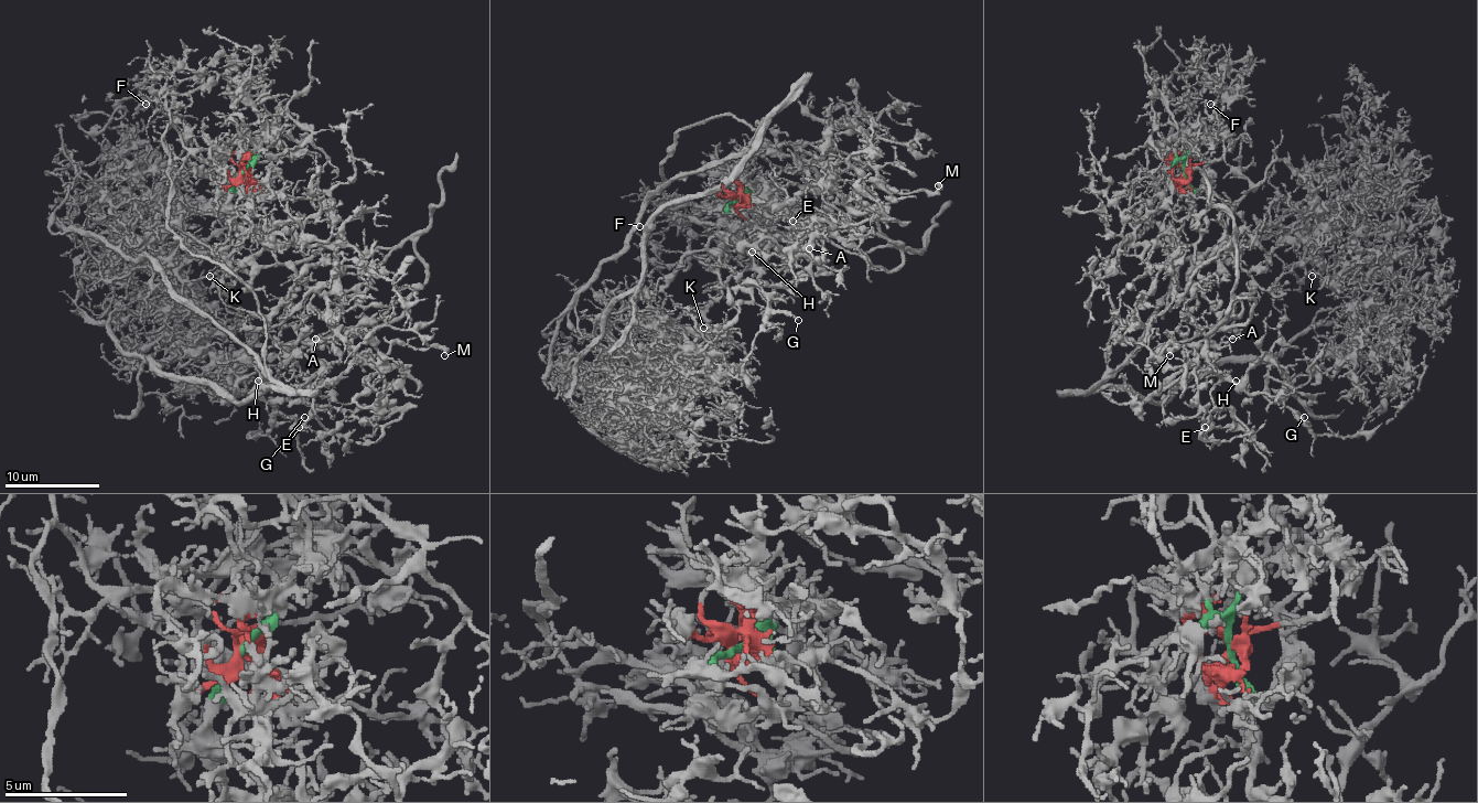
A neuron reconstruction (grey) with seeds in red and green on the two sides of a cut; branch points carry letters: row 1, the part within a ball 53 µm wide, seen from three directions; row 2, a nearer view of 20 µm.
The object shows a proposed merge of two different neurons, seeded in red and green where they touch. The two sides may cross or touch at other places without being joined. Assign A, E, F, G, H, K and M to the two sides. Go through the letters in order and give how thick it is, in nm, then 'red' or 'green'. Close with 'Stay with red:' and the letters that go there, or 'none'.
A: calibre 190 nm; green
E: calibre 130 nm; green
F: calibre 150 nm; red
G: calibre 180 nm; green
H: calibre 140 nm; green
K: calibre 100 nm; red
M: calibre 400 nm; green
Stay with red: F, K

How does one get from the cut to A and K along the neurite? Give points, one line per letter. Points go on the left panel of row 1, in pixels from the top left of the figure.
A: (241, 171), (230, 202), (282, 264), (410, 239), (424, 266), (427, 280), (375, 322), (315, 339)
K: (241, 171), (272, 138), (216, 157), (164, 131), (169, 228), (254, 295), (266, 370), (82, 231), (208, 275)

